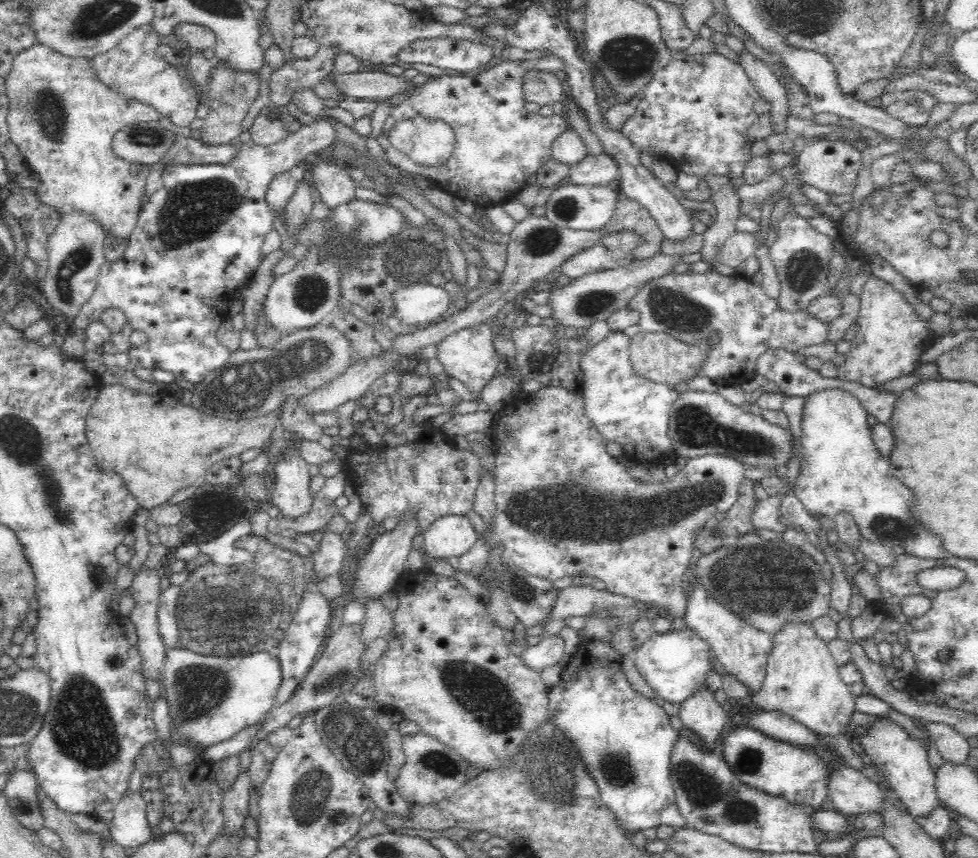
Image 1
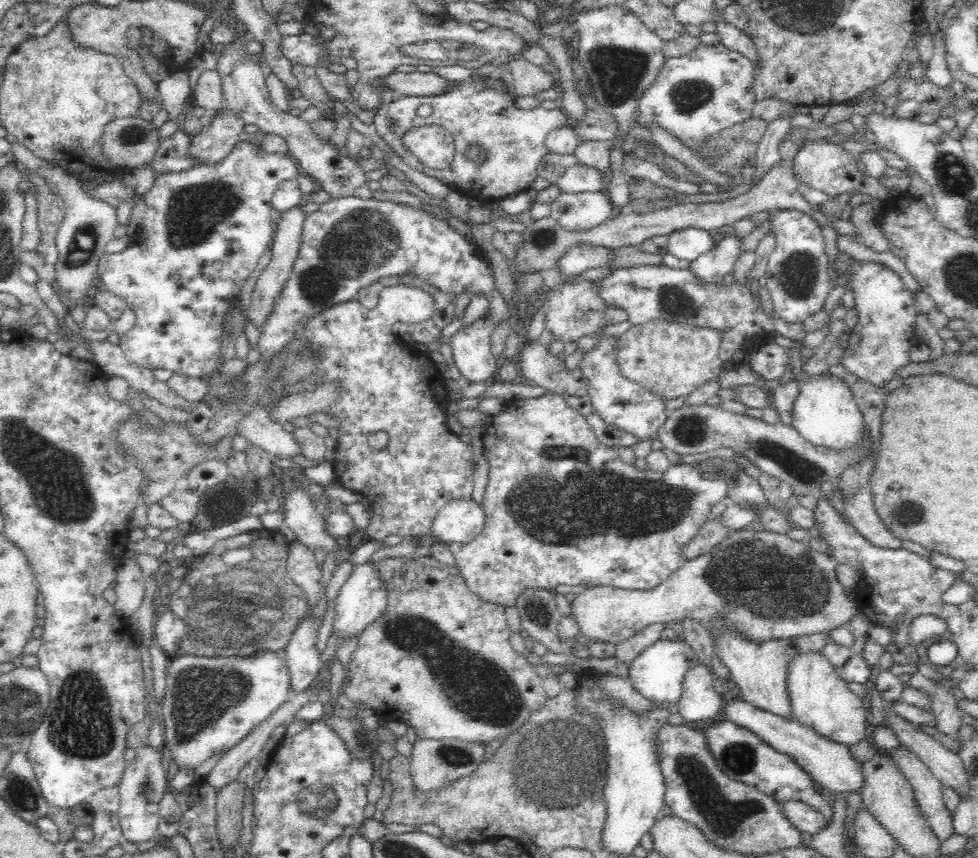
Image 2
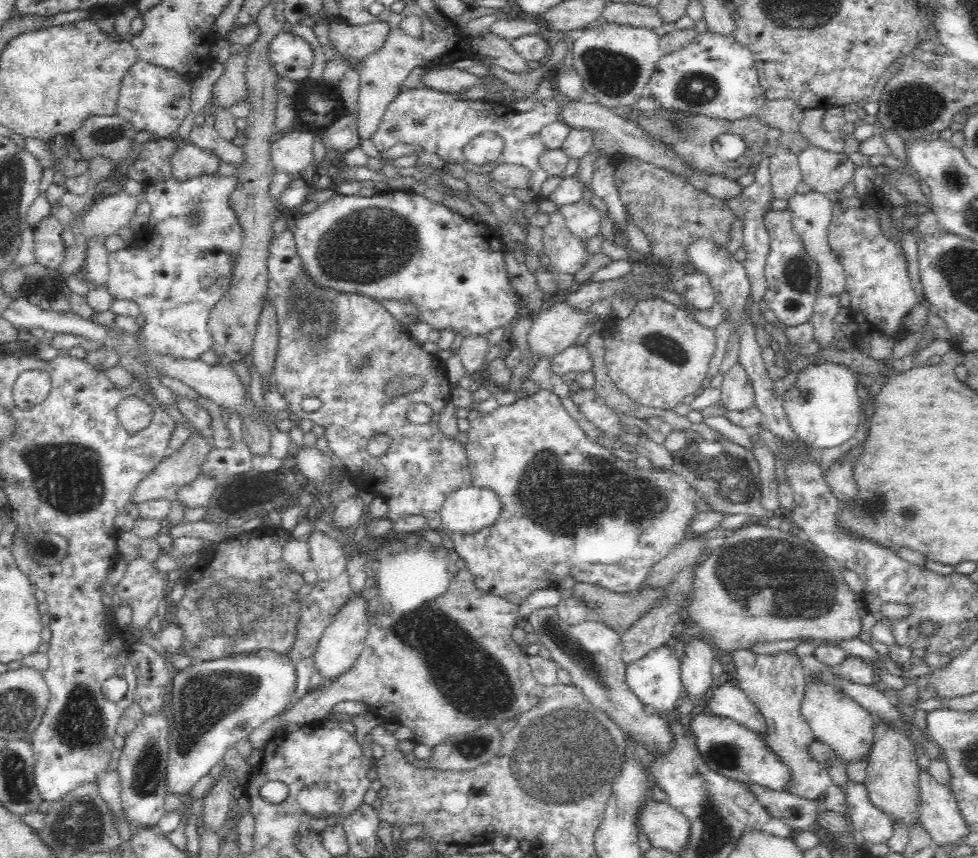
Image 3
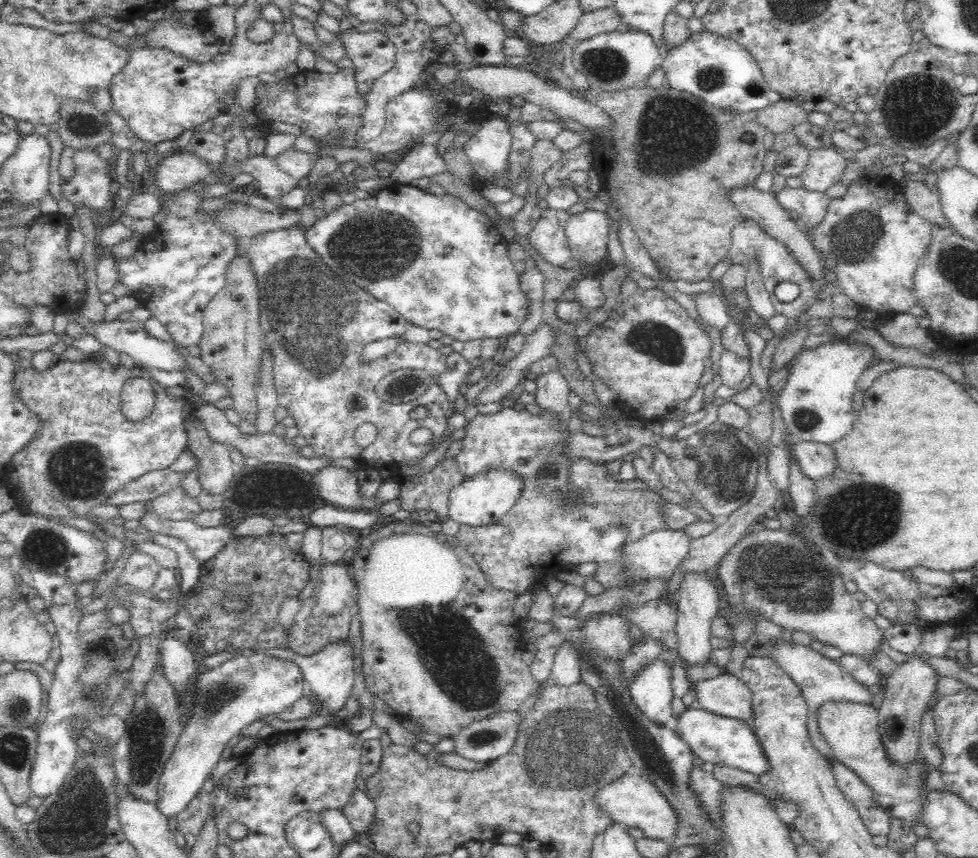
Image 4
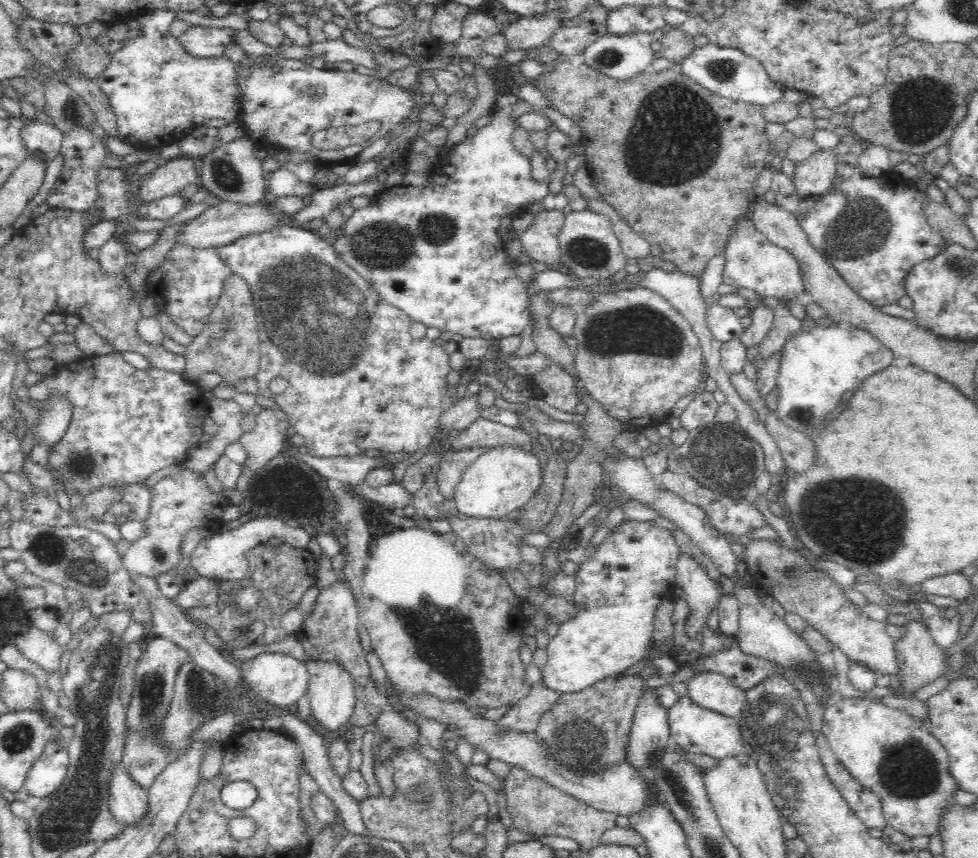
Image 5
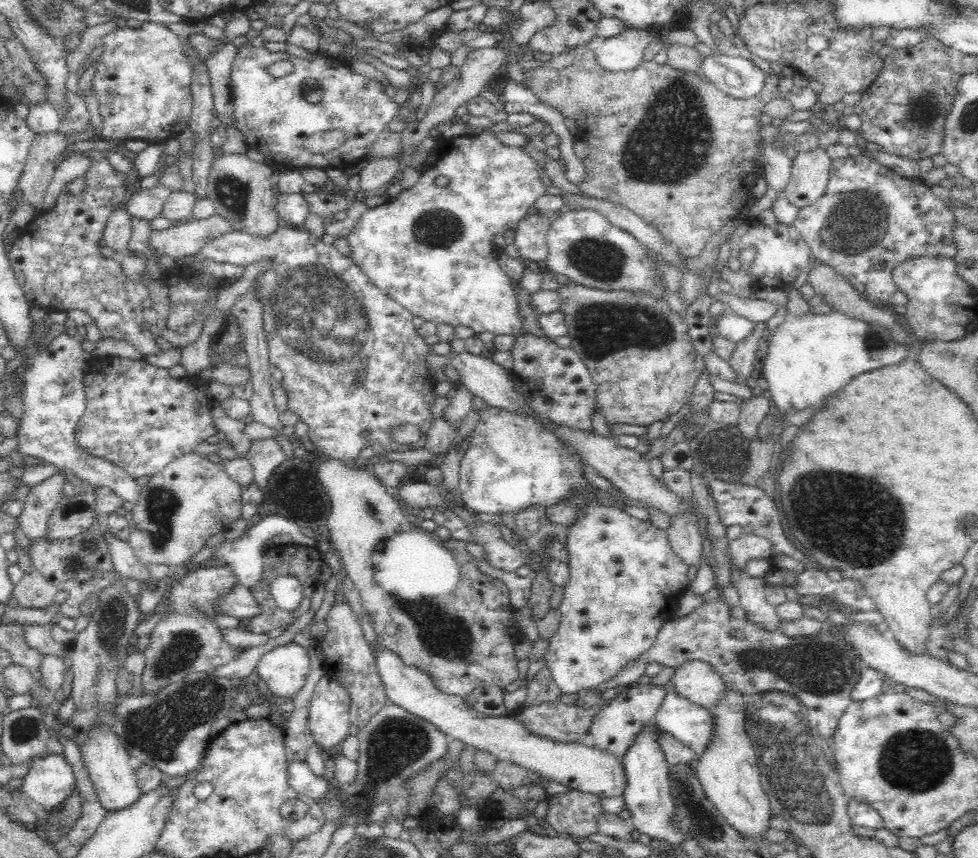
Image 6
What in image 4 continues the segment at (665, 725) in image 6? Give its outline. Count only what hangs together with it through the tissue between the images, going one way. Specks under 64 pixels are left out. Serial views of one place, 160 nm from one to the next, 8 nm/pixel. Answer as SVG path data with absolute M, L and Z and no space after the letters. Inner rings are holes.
M694 704L678 714L672 729L674 734L691 748L691 752L700 764L724 764L756 776L767 769L764 751L753 733L753 728L747 722L711 713L709 710L704 710Z

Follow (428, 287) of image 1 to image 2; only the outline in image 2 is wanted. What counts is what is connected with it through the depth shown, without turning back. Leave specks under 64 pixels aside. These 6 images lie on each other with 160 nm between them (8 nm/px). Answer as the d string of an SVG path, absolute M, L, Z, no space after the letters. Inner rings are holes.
M398 285L392 287L386 287L380 292L379 302L374 308L366 308L360 302L360 299L350 299L348 302L336 303L332 306L322 308L318 312L306 315L295 328L295 331L291 335L291 340L298 342L303 346L302 352L308 352L309 356L313 359L313 369L303 377L298 377L295 381L288 381L285 384L285 395L292 396L292 394L302 394L306 392L312 392L318 389L318 386L335 386L337 388L337 399L325 408L325 413L328 416L332 416L334 420L338 420L338 440L335 444L335 451L333 460L333 466L335 470L336 481L358 494L366 497L368 501L374 507L372 514L372 520L370 520L369 526L366 528L366 535L369 539L376 539L382 542L384 538L389 535L397 535L403 539L418 539L426 535L431 535L432 525L440 508L445 506L450 500L456 498L471 498L474 490L473 482L473 468L475 462L472 459L473 449L469 443L465 443L459 439L458 436L452 434L450 429L451 424L446 415L448 400L448 388L446 387L445 377L439 367L430 359L428 353L415 344L410 344L404 339L400 338L396 333L392 333L392 324L407 325L414 327L416 324L420 324L424 319L430 318L433 314L433 298L426 291L415 285ZM382 430L387 432L388 444L382 450L374 450L368 444L368 436Z

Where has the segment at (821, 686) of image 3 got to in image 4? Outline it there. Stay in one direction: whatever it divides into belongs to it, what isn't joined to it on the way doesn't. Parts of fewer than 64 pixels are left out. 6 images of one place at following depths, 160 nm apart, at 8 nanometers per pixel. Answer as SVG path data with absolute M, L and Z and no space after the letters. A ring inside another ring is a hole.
M826 702L818 712L818 728L830 747L832 757L852 769L873 790L873 796L886 814L908 826L916 826L922 822L927 796L924 788L934 765L926 758L904 762L889 758L878 730L878 712L871 702Z

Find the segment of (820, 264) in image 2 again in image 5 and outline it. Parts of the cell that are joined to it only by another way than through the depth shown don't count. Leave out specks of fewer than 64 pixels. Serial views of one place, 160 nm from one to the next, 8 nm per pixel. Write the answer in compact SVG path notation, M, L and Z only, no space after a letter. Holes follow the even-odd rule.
M750 217L738 221L738 230L729 236L725 249L726 262L723 271L723 283L733 288L748 288L754 290L758 297L805 298L805 288L801 276L801 266L798 259L788 251L766 238L754 225Z

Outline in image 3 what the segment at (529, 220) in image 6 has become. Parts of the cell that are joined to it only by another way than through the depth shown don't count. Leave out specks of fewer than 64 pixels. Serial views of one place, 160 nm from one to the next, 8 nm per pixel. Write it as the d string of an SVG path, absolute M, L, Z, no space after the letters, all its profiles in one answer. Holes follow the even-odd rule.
M560 211L548 215L548 222L542 227L542 248L558 273L574 275L589 257L587 244L568 230Z

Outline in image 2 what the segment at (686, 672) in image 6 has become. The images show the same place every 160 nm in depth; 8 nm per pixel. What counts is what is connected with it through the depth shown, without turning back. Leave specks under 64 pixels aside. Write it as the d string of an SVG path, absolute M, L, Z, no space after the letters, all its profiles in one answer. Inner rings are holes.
M740 696L729 698L722 706L720 716L726 721L732 721L738 726L747 728L777 752L790 756L814 781L820 783L827 795L832 791L846 791L846 794L860 791L863 781L861 764L850 757L848 747L843 744L823 737L811 728L800 724L799 721L784 720L775 714L760 710Z

